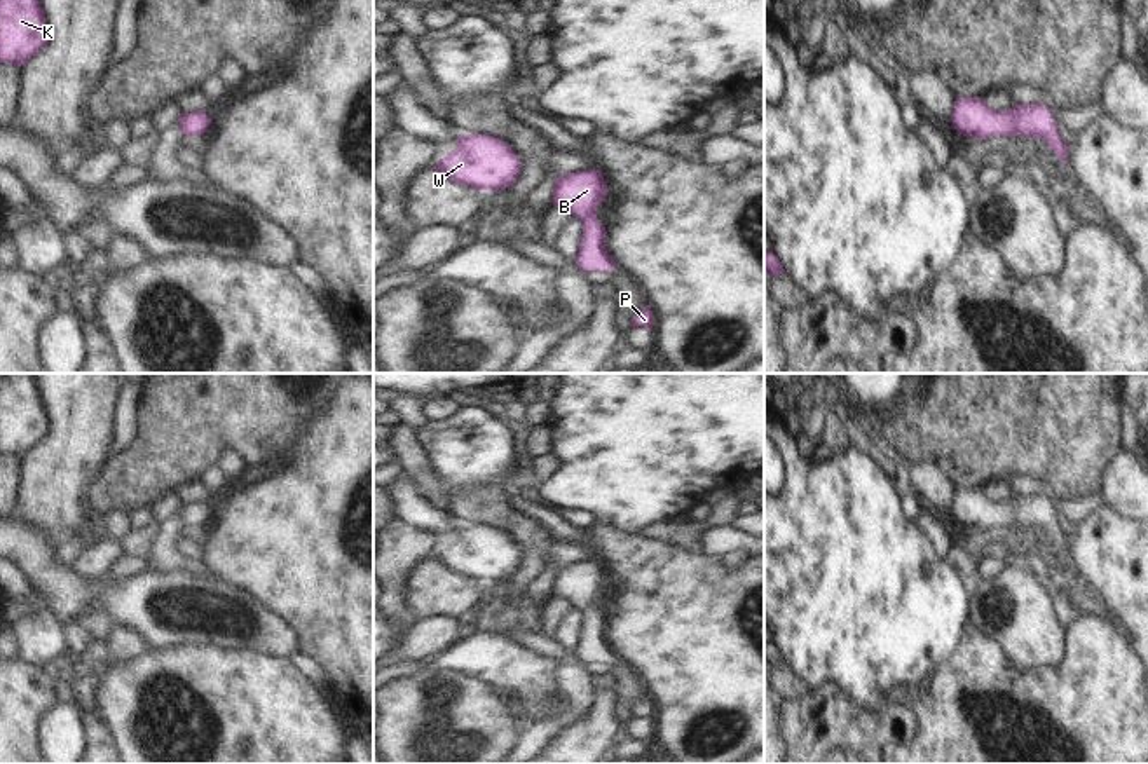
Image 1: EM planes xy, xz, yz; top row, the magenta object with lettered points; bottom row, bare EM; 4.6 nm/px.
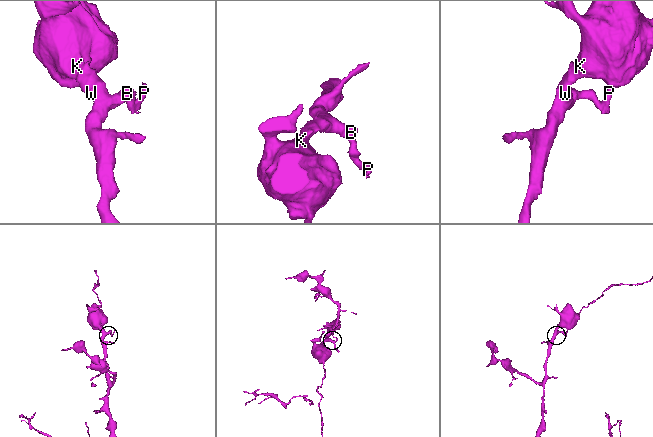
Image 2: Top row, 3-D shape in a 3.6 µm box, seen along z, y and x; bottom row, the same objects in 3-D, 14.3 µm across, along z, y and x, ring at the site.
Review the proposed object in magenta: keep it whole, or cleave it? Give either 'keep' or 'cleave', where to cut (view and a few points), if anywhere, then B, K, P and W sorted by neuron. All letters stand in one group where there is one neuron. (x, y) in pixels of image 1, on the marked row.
keep | no cut | B K P W

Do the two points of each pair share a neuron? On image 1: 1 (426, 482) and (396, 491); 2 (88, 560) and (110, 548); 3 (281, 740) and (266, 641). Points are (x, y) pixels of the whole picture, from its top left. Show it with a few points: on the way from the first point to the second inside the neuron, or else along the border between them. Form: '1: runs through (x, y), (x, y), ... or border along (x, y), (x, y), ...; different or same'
1: border along (402, 475), (414, 485); different
2: runs through (93, 560), (105, 552); same
3: border along (243, 648), (286, 658); different

